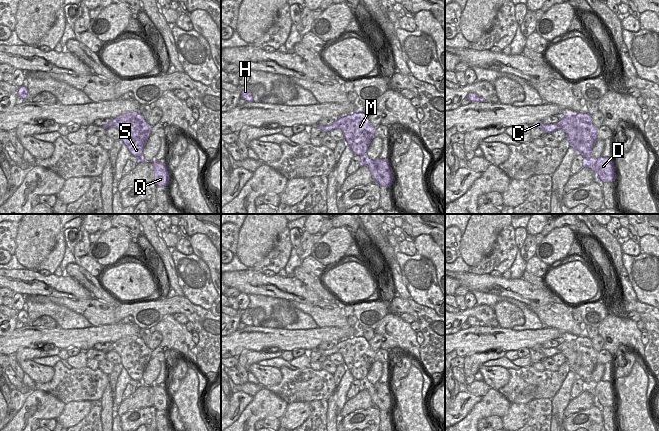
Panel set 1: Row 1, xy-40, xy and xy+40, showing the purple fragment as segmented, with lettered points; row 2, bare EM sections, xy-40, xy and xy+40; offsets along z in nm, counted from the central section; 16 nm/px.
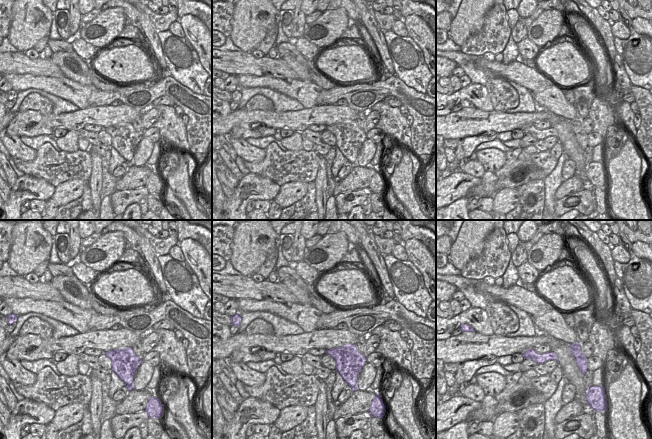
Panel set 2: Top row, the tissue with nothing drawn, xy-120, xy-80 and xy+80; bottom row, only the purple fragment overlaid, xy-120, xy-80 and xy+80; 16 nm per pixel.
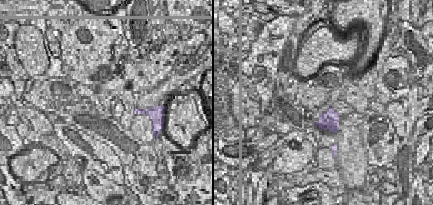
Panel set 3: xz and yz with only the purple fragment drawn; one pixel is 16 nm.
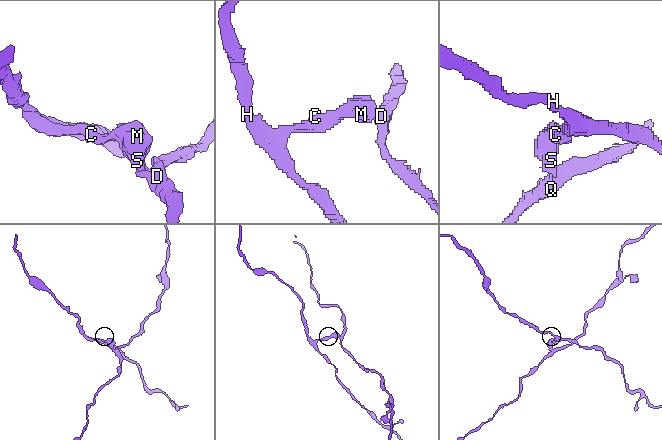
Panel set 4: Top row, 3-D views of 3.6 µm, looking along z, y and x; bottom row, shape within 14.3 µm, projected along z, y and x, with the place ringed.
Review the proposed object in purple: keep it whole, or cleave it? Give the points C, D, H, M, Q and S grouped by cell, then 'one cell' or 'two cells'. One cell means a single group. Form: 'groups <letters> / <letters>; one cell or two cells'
groups C H M S / D Q; two cells

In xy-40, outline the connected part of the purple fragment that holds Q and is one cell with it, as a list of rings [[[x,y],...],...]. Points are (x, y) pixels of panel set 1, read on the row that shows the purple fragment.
[[[152,161],[154,166],[154,180],[153,183],[157,187],[168,186],[169,184],[169,171],[166,162]]]

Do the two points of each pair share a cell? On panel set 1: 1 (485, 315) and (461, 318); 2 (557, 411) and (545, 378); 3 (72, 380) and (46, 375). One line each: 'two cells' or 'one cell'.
1: one cell
2: two cells
3: two cells

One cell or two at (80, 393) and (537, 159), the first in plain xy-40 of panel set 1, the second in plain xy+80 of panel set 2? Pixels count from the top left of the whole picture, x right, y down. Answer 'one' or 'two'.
one

